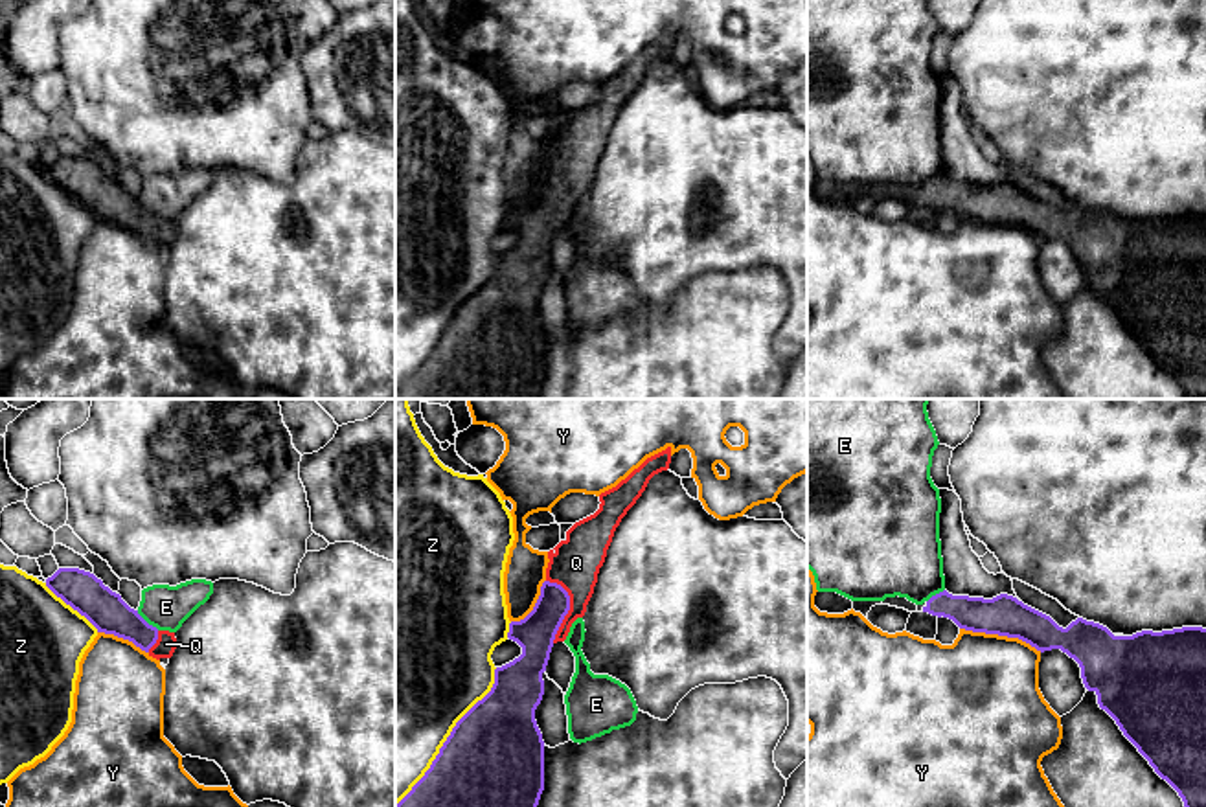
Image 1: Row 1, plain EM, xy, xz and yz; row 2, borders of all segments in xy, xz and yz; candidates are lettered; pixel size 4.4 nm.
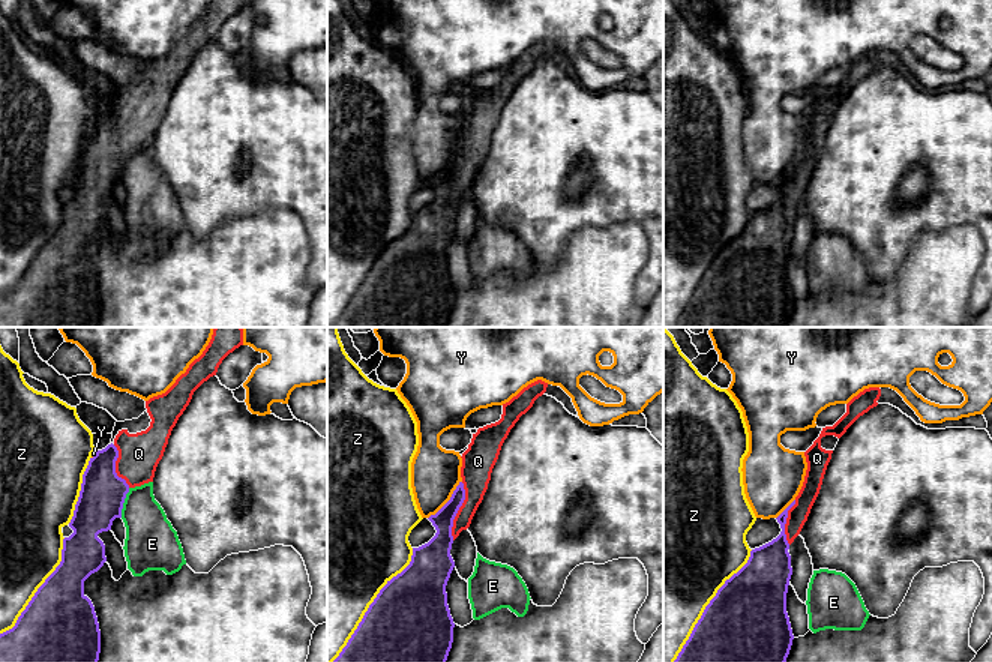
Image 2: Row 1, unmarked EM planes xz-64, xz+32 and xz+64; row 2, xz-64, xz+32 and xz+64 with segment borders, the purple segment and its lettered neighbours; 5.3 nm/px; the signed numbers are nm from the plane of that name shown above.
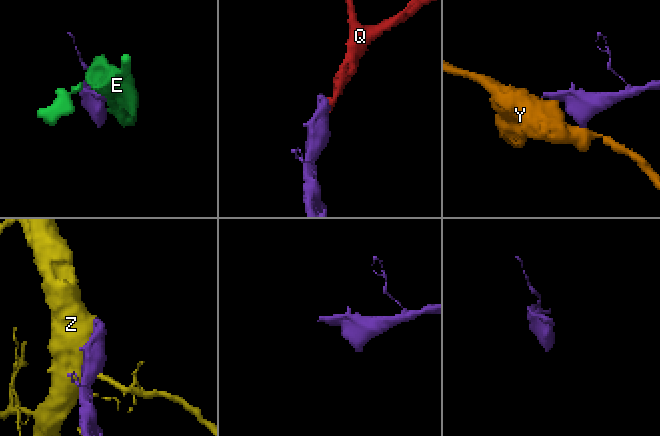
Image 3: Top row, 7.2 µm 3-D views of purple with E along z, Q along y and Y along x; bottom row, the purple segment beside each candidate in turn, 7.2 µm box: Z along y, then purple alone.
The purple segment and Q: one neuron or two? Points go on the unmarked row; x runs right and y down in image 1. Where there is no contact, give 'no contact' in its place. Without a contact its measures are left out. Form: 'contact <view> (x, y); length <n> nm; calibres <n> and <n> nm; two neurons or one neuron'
contact xz (568, 195); length 280 nm; calibres 170 and 220 nm; one neuron

